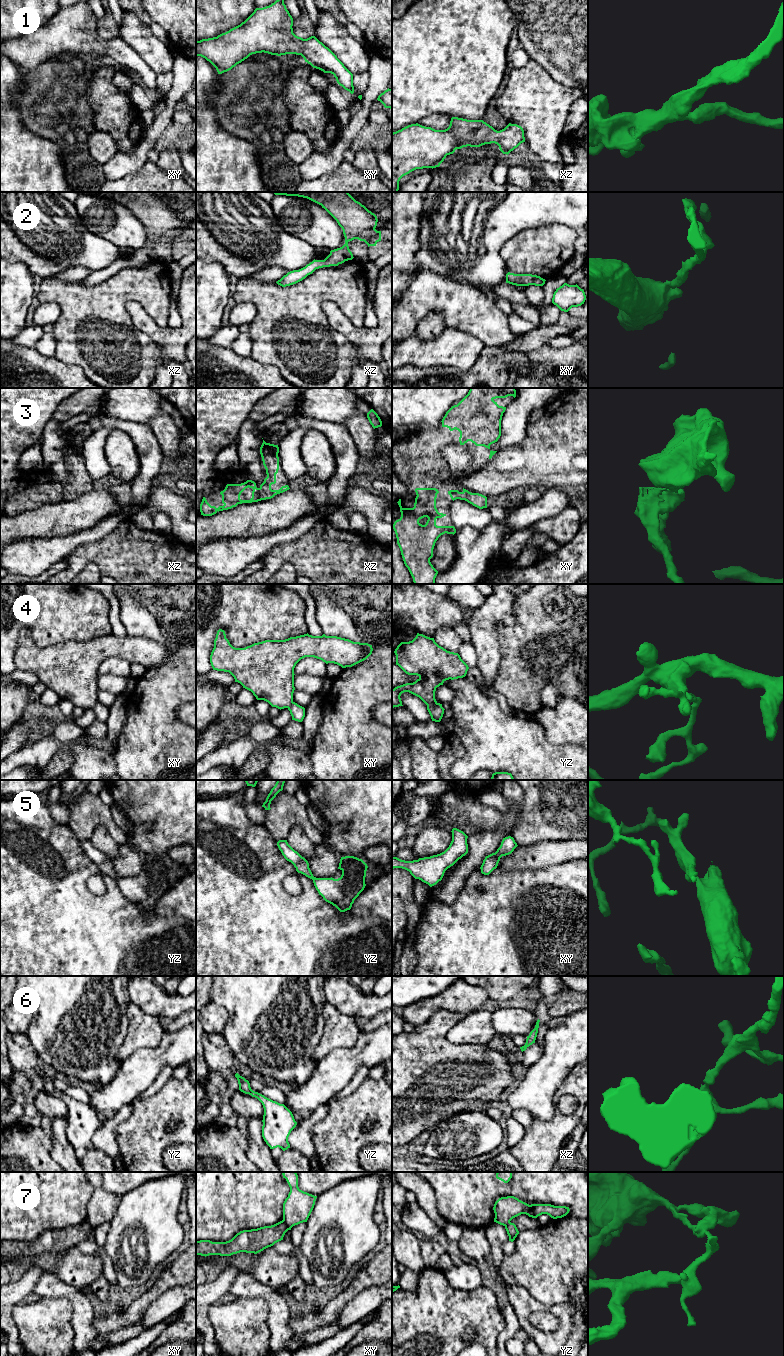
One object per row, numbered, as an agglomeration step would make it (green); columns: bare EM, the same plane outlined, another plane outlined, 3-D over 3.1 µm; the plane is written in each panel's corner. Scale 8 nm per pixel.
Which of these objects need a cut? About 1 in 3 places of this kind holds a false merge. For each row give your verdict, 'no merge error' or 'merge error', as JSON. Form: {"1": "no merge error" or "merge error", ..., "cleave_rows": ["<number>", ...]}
{"1": "no merge error", "2": "no merge error", "3": "no merge error", "4": "merge error", "5": "no merge error", "6": "no merge error", "7": "merge error", "cleave_rows": ["4", "7"]}

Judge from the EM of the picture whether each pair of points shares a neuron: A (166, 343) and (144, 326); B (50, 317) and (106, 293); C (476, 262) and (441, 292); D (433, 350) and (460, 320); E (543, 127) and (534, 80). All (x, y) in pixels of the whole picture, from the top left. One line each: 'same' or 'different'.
A: same
B: different
C: different
D: different
E: same

